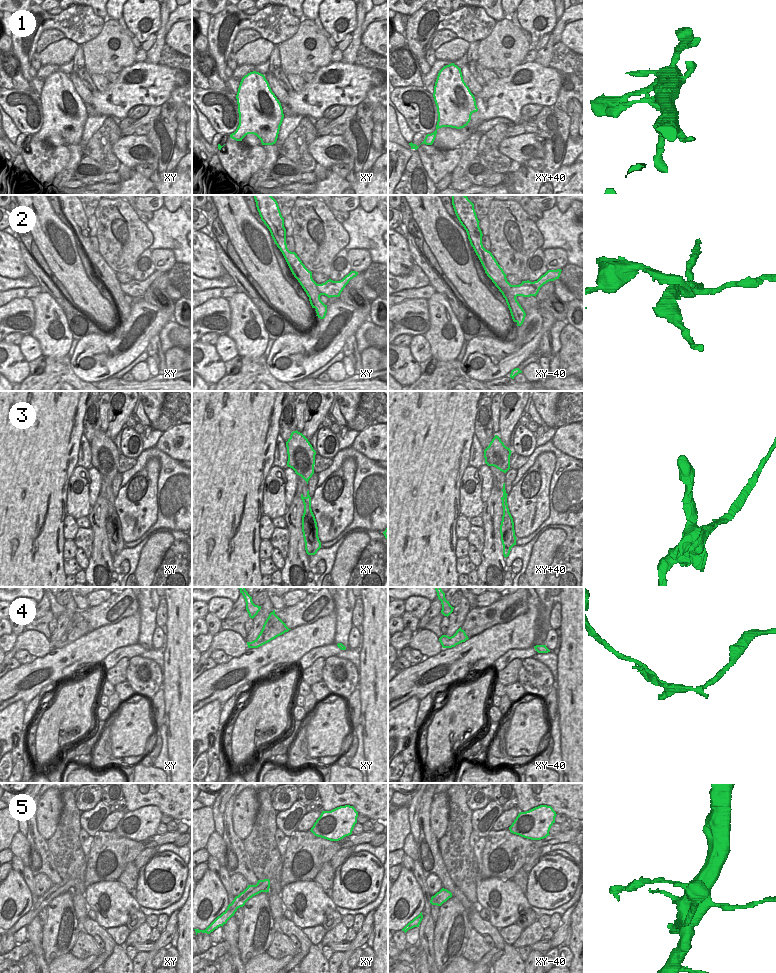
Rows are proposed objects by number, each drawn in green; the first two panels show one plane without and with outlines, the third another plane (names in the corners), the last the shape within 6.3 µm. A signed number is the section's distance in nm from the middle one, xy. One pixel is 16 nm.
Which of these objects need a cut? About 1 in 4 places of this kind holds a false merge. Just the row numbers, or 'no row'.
2, 3, 5

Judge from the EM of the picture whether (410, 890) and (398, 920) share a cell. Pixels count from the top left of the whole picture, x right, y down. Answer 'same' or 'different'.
same

